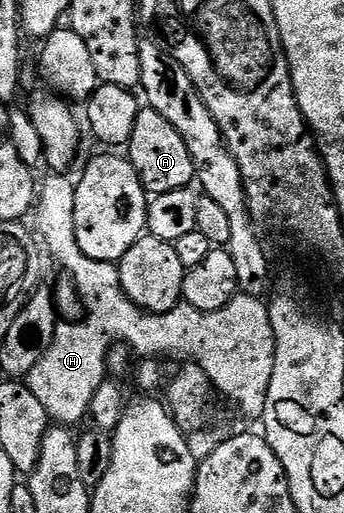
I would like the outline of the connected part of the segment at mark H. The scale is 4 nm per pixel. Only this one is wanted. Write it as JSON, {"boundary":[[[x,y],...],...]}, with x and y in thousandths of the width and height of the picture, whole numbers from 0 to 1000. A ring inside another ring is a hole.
{"boundary":[[[151,335],[148,345],[122,347],[108,368],[108,415],[113,407],[110,460],[122,476],[160,499],[166,515],[183,522],[180,530],[215,546],[230,567],[230,585],[241,591],[247,616],[215,630],[174,630],[160,635],[154,669],[142,684],[119,700],[108,715],[81,727],[73,749],[108,770],[119,793],[131,793],[140,815],[183,832],[218,832],[230,819],[250,815],[265,803],[270,770],[282,770],[282,754],[314,741],[311,692],[343,671],[366,673],[372,682],[407,688],[416,700],[477,700],[474,696],[535,696],[544,708],[564,708],[608,731],[613,749],[640,768],[648,766],[718,813],[762,815],[770,801],[770,778],[782,770],[782,747],[794,739],[799,713],[799,655],[782,622],[782,600],[756,581],[727,579],[692,569],[683,579],[642,606],[573,606],[573,598],[523,591],[503,598],[503,606],[477,610],[424,610],[398,591],[363,575],[346,554],[343,515],[317,509],[259,505],[235,489],[224,474],[224,450],[212,435],[218,409],[221,355],[203,353],[203,343]]]}

